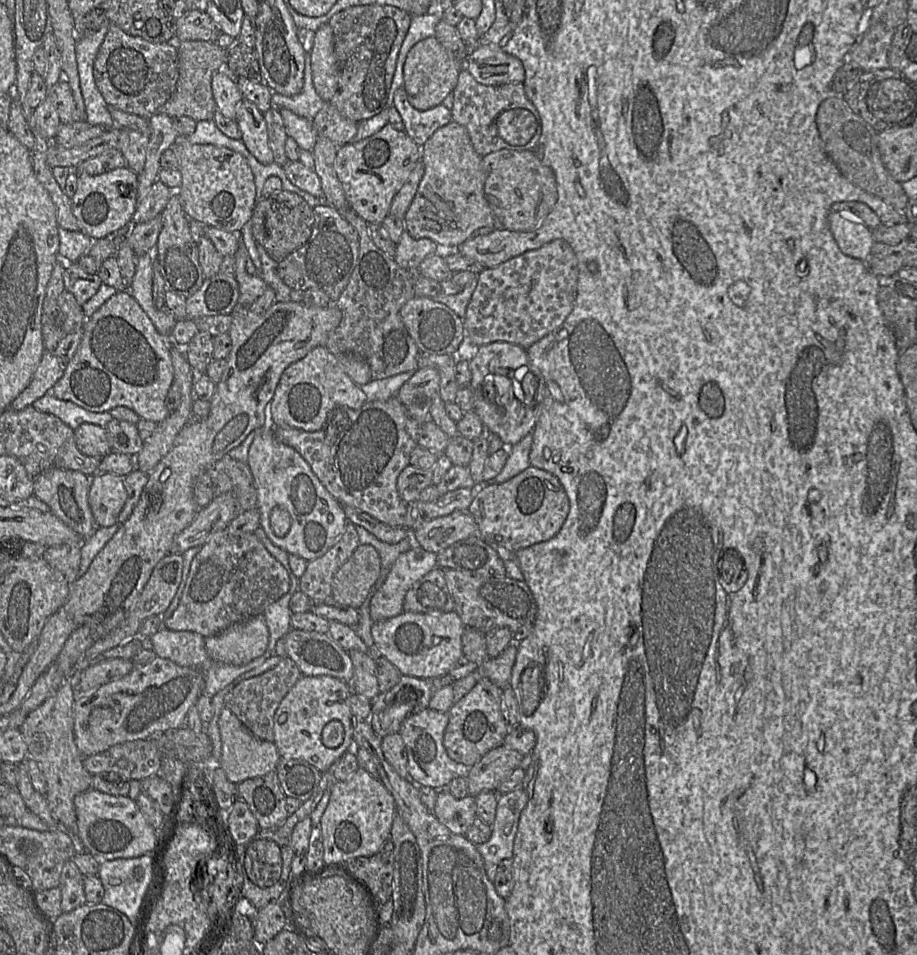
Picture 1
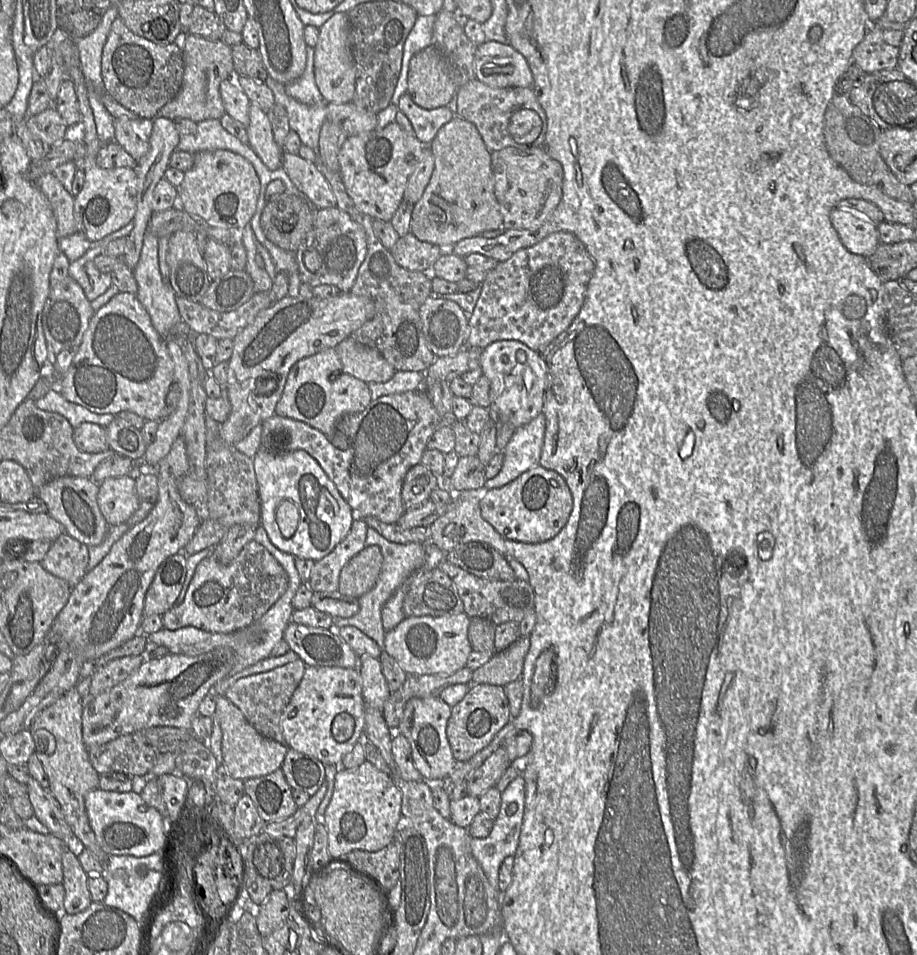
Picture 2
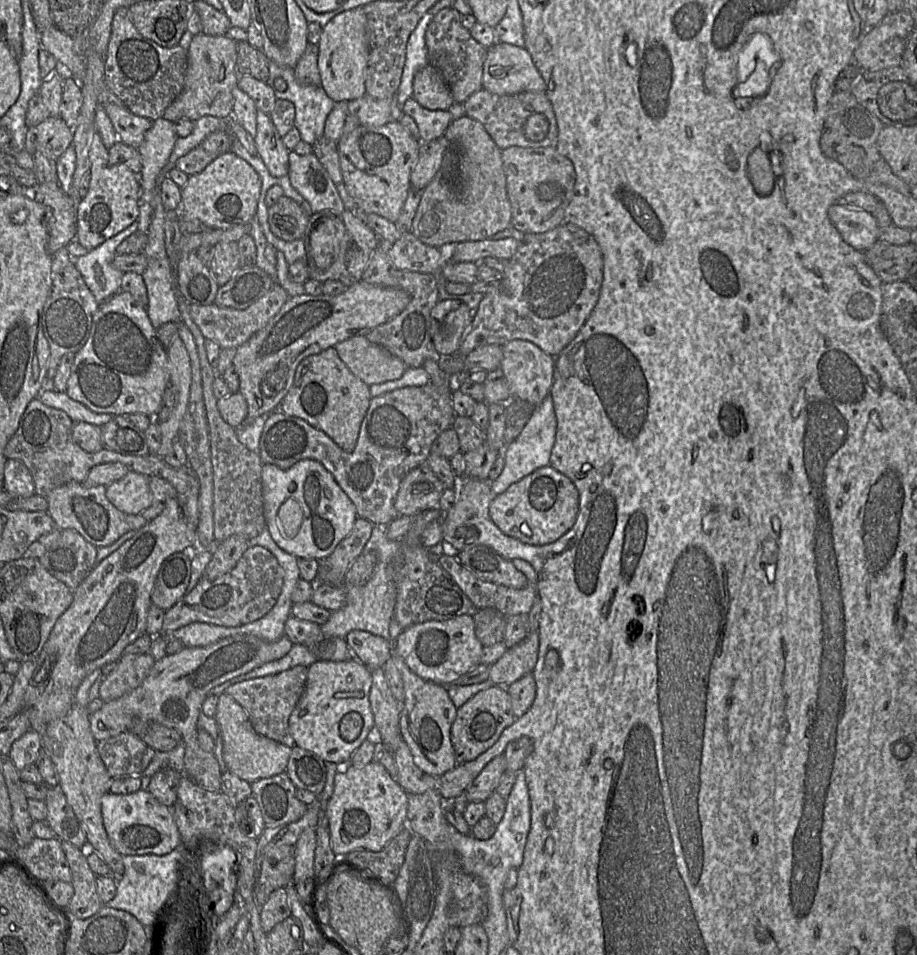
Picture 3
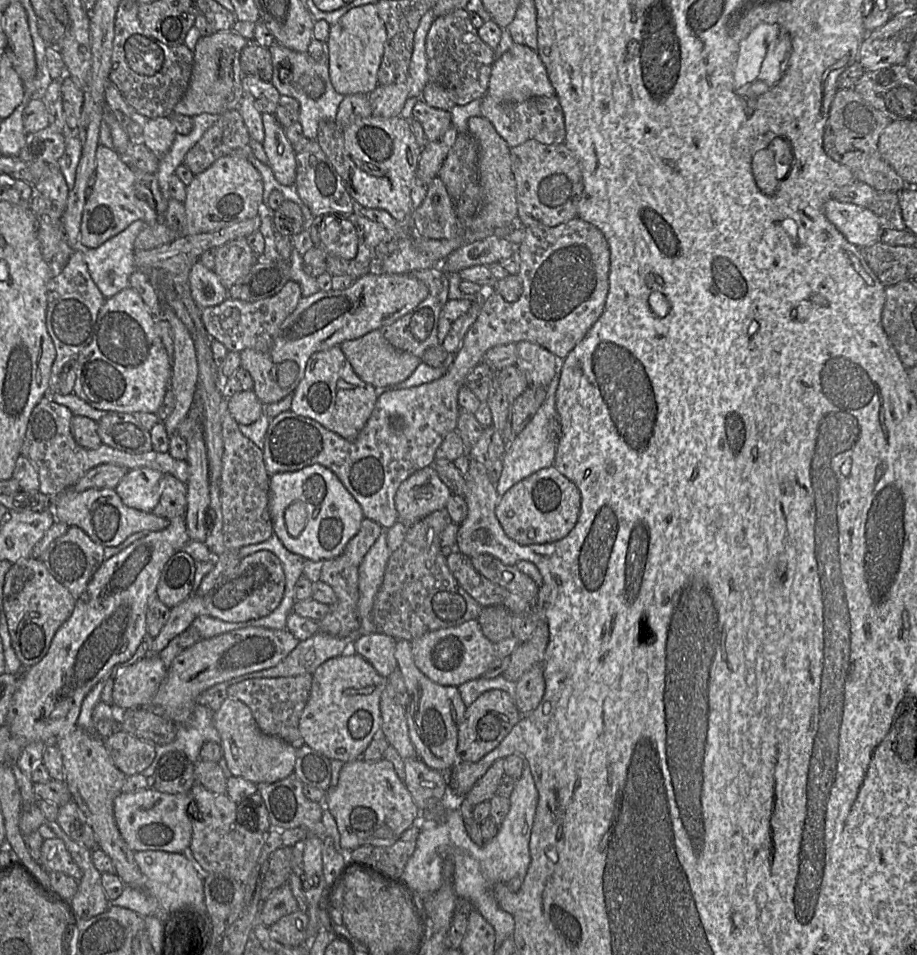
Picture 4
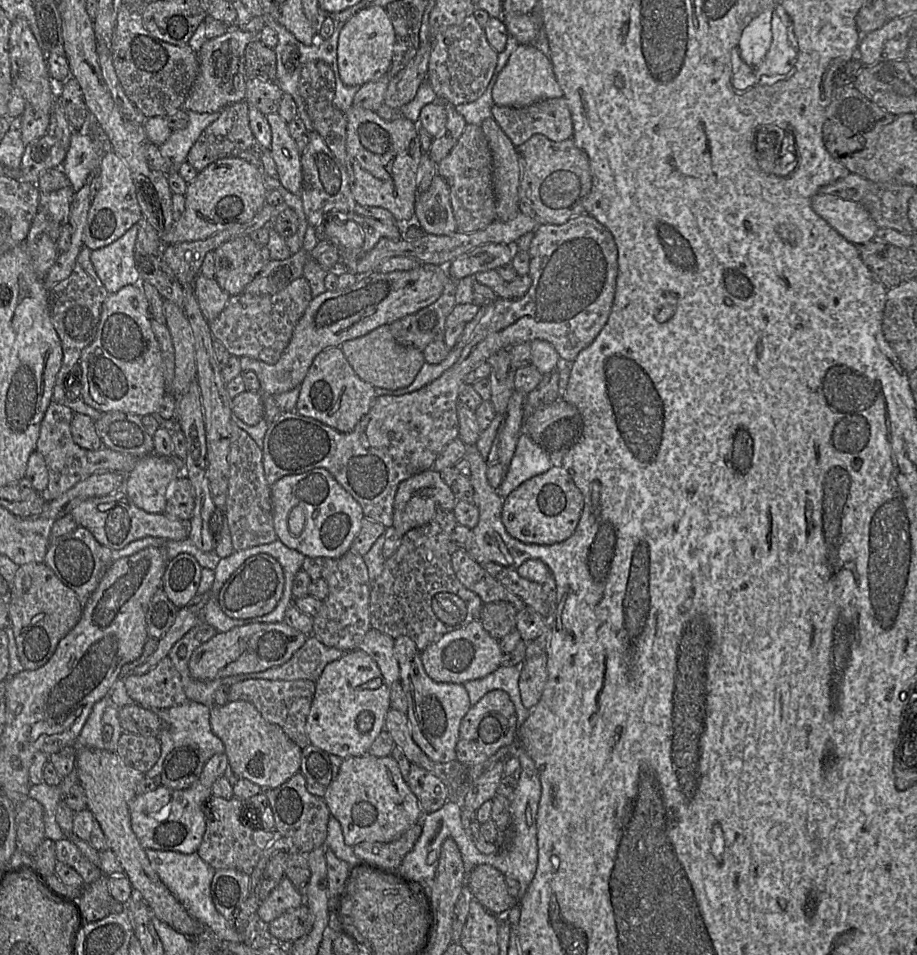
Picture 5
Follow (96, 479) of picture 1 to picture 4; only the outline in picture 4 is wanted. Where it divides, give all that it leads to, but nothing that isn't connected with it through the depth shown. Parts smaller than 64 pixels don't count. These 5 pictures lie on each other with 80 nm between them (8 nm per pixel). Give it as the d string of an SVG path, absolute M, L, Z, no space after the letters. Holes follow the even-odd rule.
M147 467L128 470L115 491L126 506L152 513L160 500L163 477L162 472Z

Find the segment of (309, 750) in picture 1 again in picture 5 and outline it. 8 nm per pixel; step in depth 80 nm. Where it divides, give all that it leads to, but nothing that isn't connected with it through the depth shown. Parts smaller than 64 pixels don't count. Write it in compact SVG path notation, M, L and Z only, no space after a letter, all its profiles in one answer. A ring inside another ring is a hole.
M355 649L327 664L316 681L315 694L306 720L306 732L311 744L328 754L343 759L363 756L368 754L370 746L384 729L386 714L390 708L390 688L377 663L366 652Z

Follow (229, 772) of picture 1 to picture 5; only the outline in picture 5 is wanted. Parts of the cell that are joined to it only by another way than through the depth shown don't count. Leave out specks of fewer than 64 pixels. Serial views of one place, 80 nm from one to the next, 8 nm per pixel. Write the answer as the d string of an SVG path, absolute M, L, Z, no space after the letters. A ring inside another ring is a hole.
M236 700L210 708L212 731L222 740L228 765L239 778L248 779L262 788L275 788L299 772L302 749L280 726L266 721L252 703Z

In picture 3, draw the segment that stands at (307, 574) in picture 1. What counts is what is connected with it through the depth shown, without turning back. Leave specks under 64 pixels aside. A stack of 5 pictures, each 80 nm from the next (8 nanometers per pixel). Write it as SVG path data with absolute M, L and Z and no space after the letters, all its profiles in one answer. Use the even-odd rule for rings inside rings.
M357 517L351 533L336 546L328 557L319 561L318 582L334 586L344 583L345 573L362 553L373 527L374 525L370 521Z

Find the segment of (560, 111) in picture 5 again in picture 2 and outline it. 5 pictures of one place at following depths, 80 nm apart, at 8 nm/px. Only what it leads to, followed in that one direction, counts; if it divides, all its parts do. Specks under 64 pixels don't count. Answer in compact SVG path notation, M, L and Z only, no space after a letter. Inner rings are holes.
M477 79L458 87L455 115L474 124L489 152L506 147L520 150L542 148L547 129L545 111L533 88L492 88Z

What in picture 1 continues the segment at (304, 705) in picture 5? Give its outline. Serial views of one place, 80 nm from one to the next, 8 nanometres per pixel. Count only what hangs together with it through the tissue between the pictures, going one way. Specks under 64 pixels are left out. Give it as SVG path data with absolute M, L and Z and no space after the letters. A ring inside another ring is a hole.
M288 657L283 659L272 669L261 675L240 682L224 697L224 707L231 710L237 718L256 737L273 742L273 721L275 712L282 699L303 676L297 664Z

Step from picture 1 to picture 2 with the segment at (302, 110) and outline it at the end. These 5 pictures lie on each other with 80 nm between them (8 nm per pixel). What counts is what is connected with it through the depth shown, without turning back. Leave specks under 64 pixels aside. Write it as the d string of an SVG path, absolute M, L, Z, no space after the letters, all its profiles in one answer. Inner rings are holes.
M307 46L306 66L303 74L297 80L286 85L286 93L289 96L308 105L314 105L324 100L315 81L314 48Z

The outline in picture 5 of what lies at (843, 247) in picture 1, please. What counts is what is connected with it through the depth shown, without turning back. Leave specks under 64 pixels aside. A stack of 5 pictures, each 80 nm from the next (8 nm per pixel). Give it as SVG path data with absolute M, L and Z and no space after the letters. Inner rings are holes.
M815 194L811 198L811 206L831 227L854 245L876 238L878 226L861 202L831 194Z

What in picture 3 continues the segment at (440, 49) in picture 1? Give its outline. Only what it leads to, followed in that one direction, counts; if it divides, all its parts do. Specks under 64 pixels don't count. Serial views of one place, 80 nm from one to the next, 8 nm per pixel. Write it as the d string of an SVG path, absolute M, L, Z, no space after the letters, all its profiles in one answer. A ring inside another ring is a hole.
M428 64L413 79L412 98L428 110L448 110L455 102L440 72Z

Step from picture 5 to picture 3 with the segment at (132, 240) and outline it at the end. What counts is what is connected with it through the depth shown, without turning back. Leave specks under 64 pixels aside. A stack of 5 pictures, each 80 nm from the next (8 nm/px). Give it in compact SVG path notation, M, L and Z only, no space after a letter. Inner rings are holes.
M137 220L127 228L107 239L92 250L87 250L77 240L66 245L77 270L99 303L107 301L121 291L124 272L116 269L112 262L118 245L138 229Z

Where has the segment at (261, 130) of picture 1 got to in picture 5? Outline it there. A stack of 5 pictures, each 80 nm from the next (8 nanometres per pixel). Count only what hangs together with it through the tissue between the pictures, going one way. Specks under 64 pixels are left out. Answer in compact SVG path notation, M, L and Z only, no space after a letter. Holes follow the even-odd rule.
M277 113L266 115L272 133L271 155L277 166L277 178L293 194L302 186L301 153L296 140L289 134L288 123Z

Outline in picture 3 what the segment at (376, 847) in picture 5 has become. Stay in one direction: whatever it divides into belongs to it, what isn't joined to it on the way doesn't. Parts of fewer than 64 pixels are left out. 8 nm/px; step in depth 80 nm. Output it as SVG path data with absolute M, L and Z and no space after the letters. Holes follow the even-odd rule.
M404 827L383 850L355 850L344 857L360 867L370 869L385 882L395 882L412 835L413 832Z

